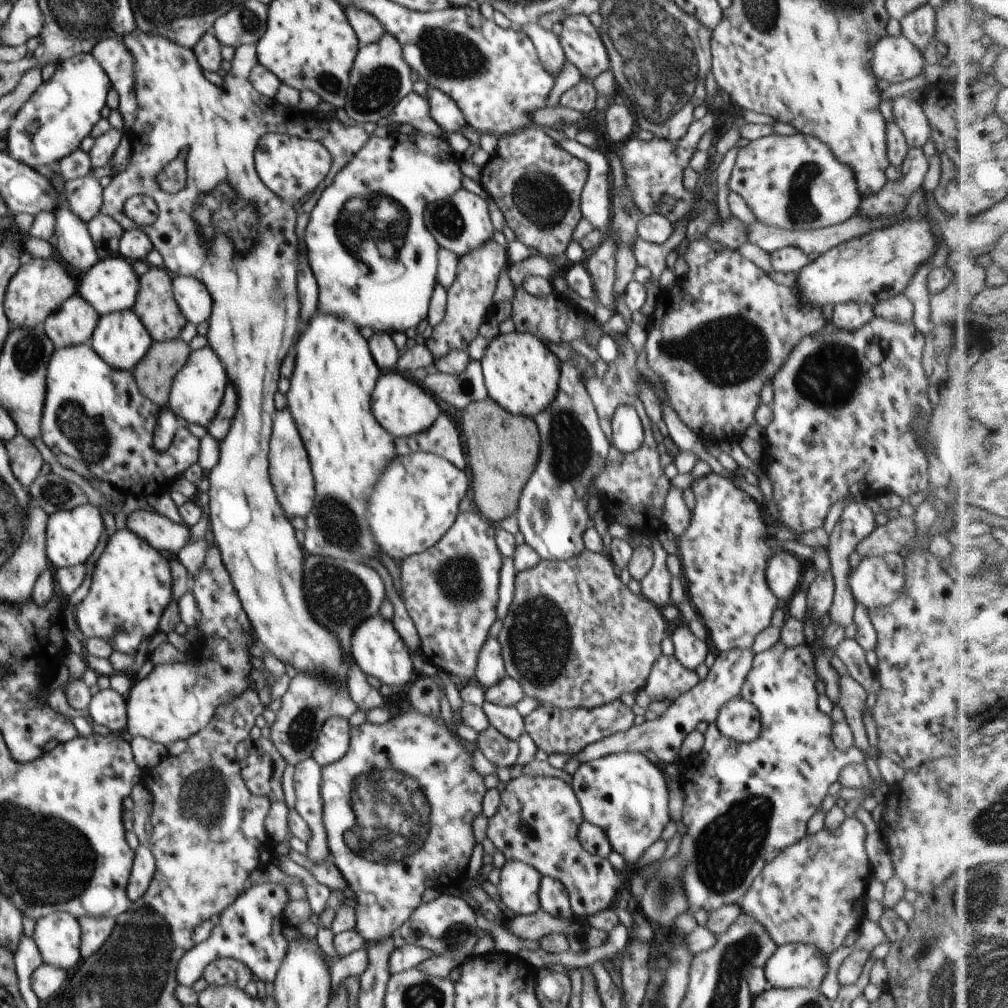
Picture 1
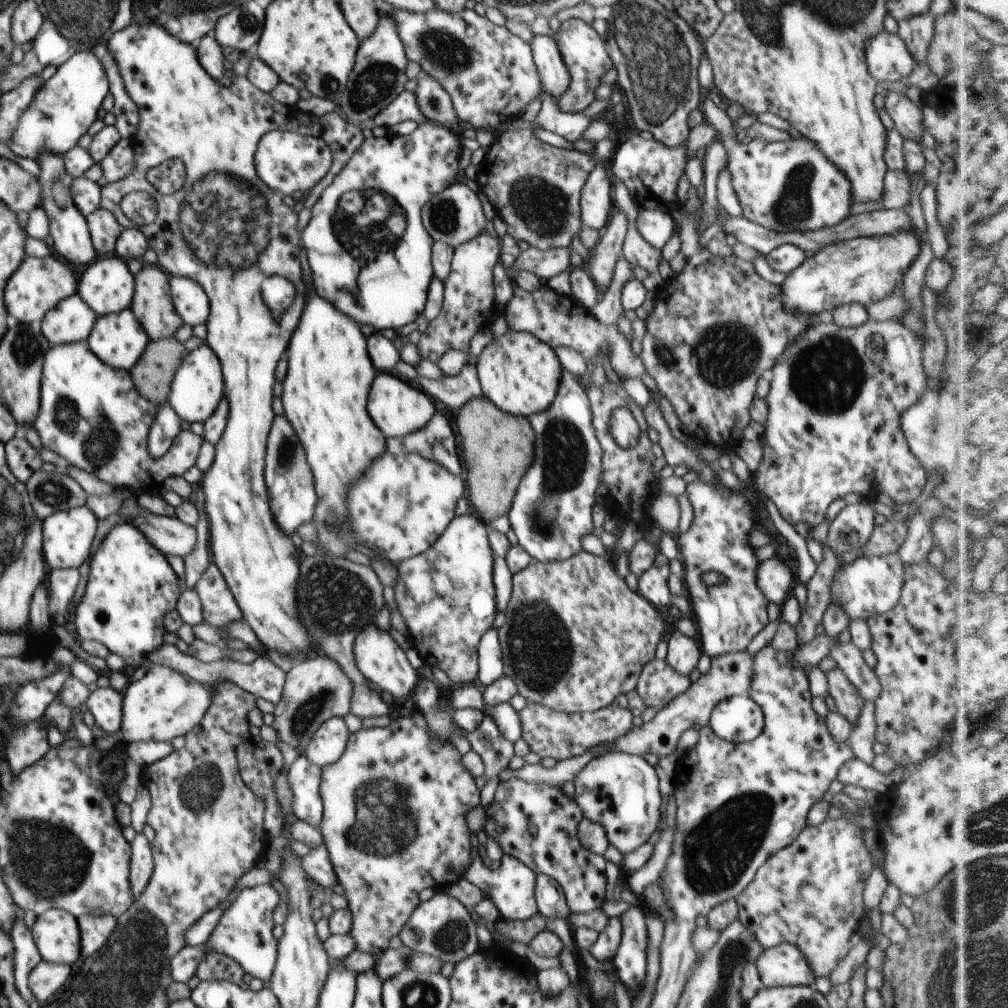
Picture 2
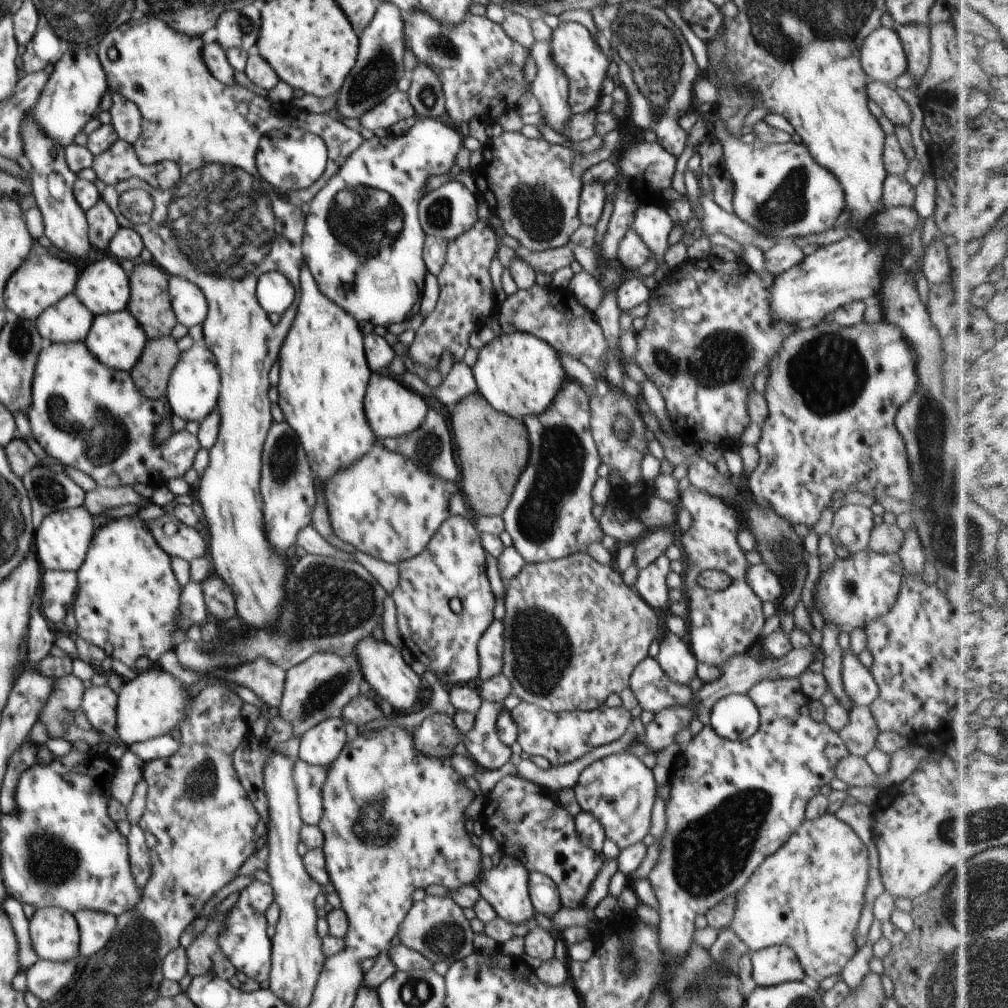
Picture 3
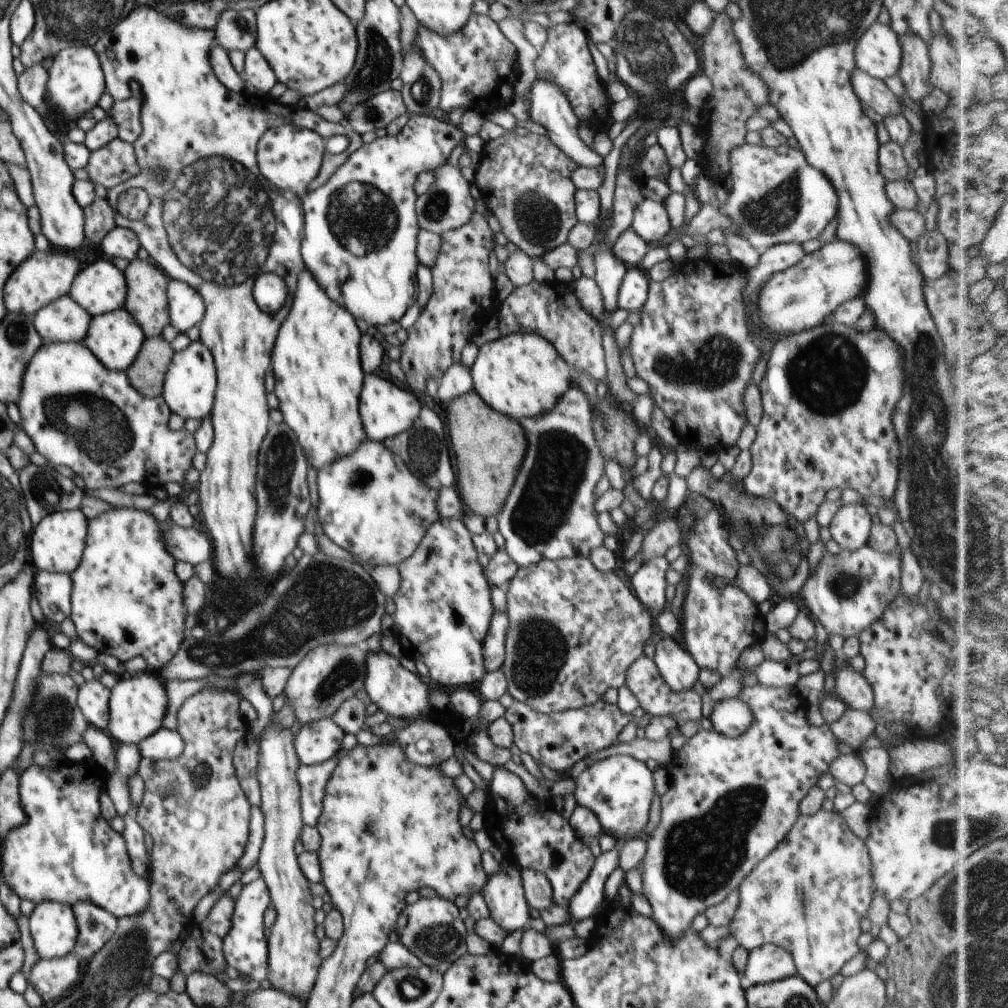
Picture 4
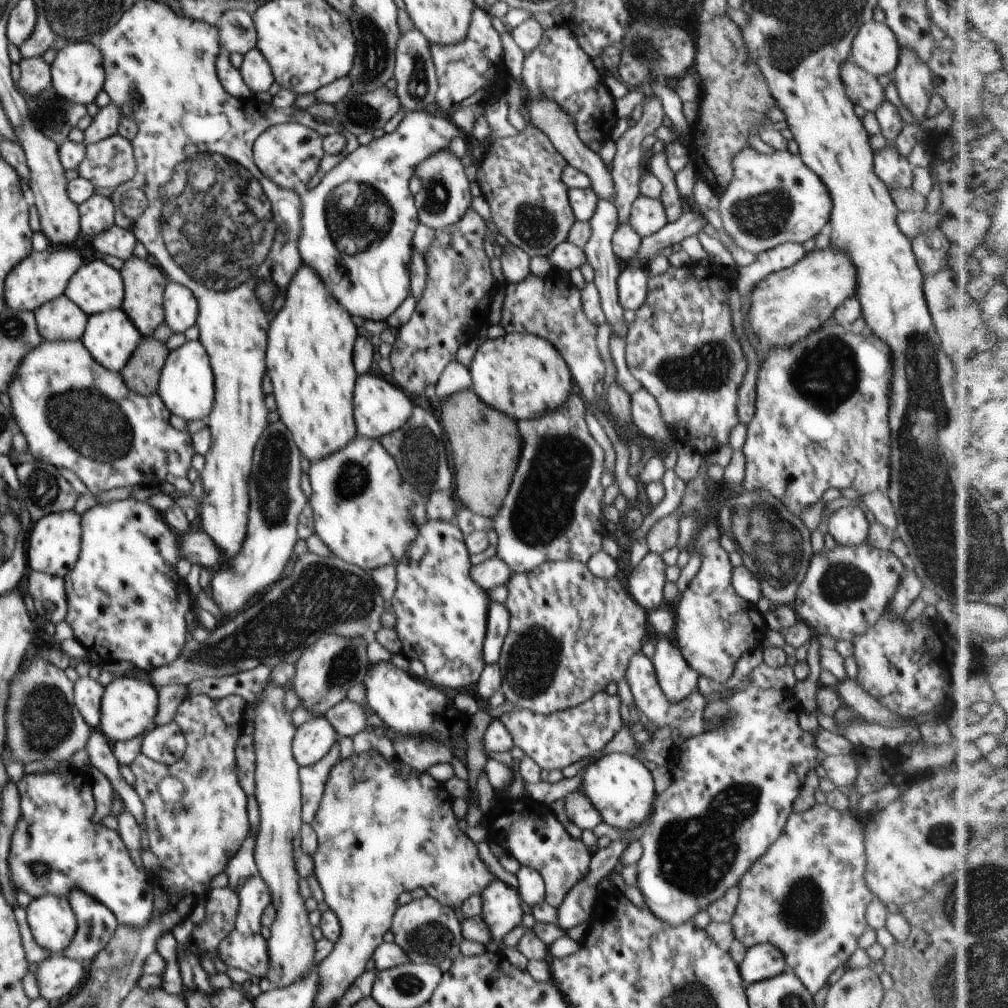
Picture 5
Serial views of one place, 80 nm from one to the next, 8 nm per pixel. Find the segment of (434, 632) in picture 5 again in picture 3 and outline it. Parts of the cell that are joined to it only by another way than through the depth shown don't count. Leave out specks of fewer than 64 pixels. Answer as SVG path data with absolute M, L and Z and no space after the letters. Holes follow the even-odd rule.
M471 514L468 516L452 515L442 523L442 526L440 526L440 528L433 534L428 546L425 546L424 550L420 551L420 554L403 560L401 563L397 564L401 575L399 576L398 586L396 586L396 588L391 592L391 596L396 605L398 626L400 634L402 634L403 642L406 647L424 658L428 668L437 676L438 680L444 686L448 686L448 684L467 685L470 684L472 680L476 680L479 676L479 654L477 651L477 644L480 637L486 632L486 629L492 624L492 621L495 620L493 610L496 598L487 575L488 562L490 558L487 558L486 554L487 552L484 550L481 543L481 535L476 531L473 516ZM451 598L460 599L462 611L458 612L458 614L450 609Z

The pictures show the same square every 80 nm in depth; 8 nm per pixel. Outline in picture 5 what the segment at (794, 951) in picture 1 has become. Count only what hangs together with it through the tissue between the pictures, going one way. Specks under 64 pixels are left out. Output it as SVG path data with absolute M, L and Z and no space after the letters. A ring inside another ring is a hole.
M770 943L748 947L739 973L746 985L771 979L789 970L784 953Z

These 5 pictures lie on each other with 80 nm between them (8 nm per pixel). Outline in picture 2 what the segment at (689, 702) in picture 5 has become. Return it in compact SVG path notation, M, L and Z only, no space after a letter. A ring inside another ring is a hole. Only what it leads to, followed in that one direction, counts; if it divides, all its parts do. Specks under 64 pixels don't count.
M654 657L642 669L637 688L646 707L665 707L676 695L688 690L689 675L677 673L666 659Z

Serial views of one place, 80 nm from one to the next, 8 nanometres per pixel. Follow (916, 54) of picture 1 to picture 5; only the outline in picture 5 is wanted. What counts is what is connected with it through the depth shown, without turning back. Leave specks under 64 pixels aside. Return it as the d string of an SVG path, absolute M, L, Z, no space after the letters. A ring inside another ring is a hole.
M873 18L871 21L864 23L858 34L853 38L850 60L868 74L878 77L882 74L892 74L897 67L900 51L896 35L888 28L888 25Z

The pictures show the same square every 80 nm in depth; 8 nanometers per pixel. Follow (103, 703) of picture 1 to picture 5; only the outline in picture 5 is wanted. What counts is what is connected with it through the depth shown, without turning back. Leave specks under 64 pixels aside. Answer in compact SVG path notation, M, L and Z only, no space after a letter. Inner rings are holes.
M80 677L74 683L74 705L92 729L100 726L101 700L105 687L91 677Z

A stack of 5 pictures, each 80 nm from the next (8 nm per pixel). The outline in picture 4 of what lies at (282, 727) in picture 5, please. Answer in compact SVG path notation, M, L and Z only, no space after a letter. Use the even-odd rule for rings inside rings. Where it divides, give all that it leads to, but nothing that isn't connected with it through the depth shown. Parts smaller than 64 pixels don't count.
M271 724L265 728L259 741L257 777L261 788L261 811L265 818L264 840L257 864L267 884L271 902L276 909L276 921L268 941L269 973L272 988L301 1000L306 999L314 986L323 958L319 955L320 941L314 933L315 909L312 905L311 882L304 876L294 846L301 838L304 821L301 815L301 790L297 770L301 765L295 753L290 730L279 730Z

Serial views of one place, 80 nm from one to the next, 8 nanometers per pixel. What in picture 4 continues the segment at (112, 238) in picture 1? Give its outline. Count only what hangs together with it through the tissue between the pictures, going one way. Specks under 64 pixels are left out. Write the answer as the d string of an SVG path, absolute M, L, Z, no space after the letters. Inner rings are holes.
M96 197L87 207L85 214L85 235L94 244L101 244L102 239L116 227L114 212L110 203L103 197Z

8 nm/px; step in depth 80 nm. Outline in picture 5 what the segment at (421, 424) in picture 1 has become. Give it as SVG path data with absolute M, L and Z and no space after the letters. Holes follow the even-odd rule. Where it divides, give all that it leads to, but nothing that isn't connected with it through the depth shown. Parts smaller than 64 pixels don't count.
M361 374L356 381L353 394L353 416L357 434L371 439L379 439L384 434L392 434L408 422L412 414L414 399L398 385L391 384L387 378L374 374Z

